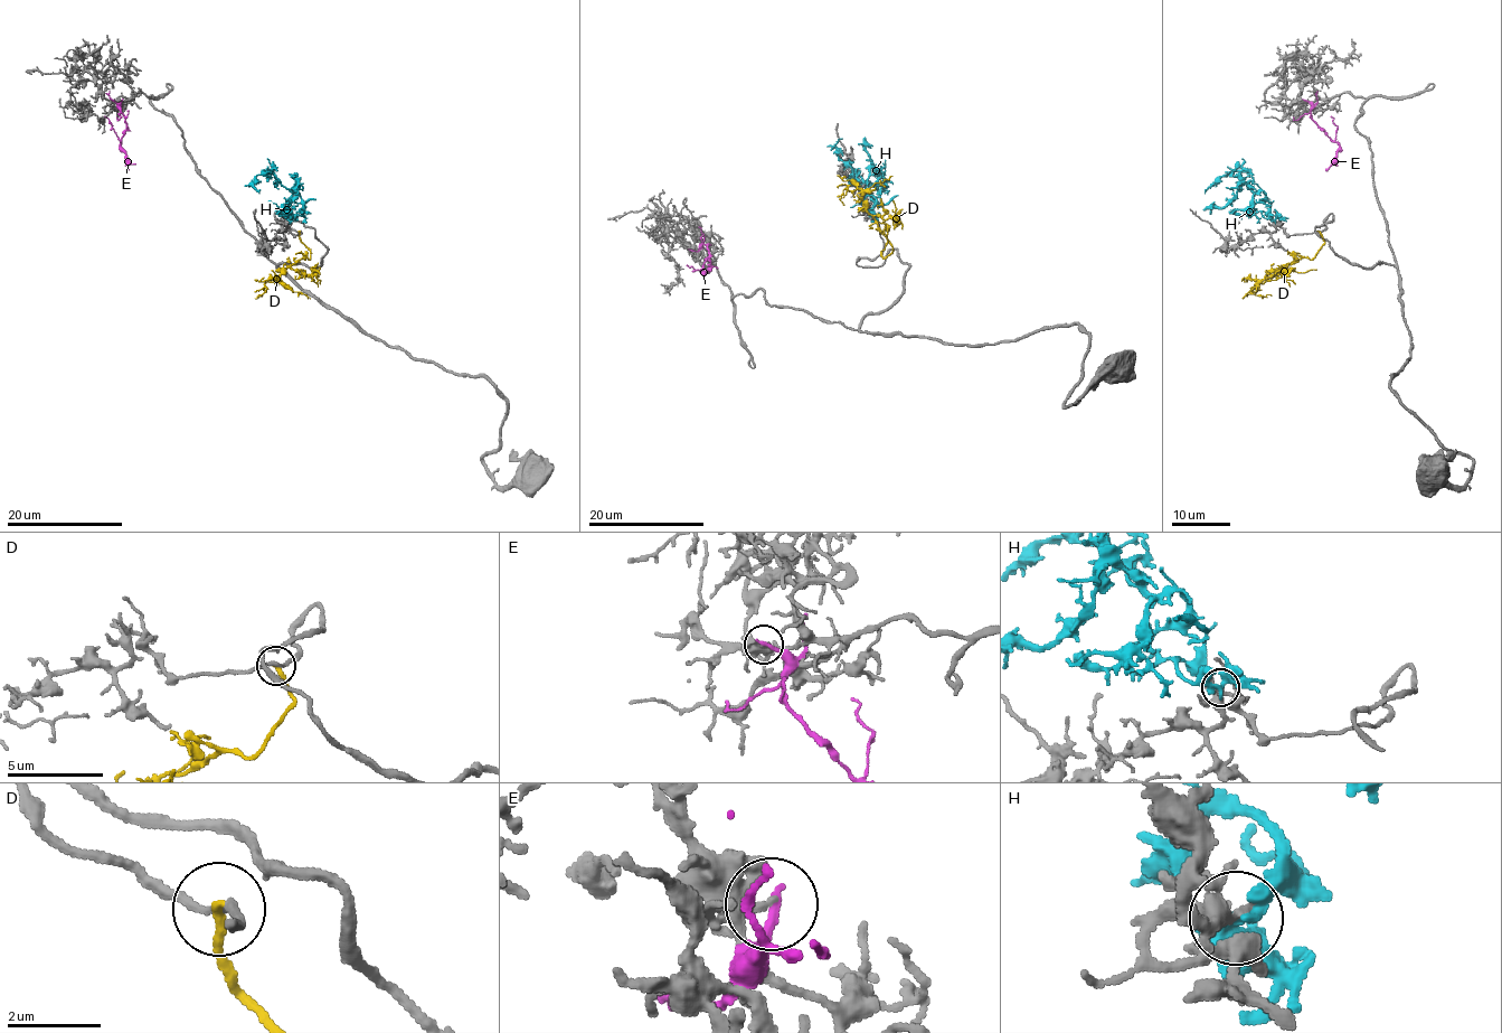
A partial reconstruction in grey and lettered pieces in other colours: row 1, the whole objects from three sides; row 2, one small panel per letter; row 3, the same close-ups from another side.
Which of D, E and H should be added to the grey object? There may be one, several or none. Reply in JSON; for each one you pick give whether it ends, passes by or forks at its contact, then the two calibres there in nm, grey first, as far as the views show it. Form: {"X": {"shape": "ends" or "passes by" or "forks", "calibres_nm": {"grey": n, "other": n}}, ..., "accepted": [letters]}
{"D": {"shape": "ends", "calibres_nm": {"grey": 150, "other": 240}}, "accepted": ["D"]}

